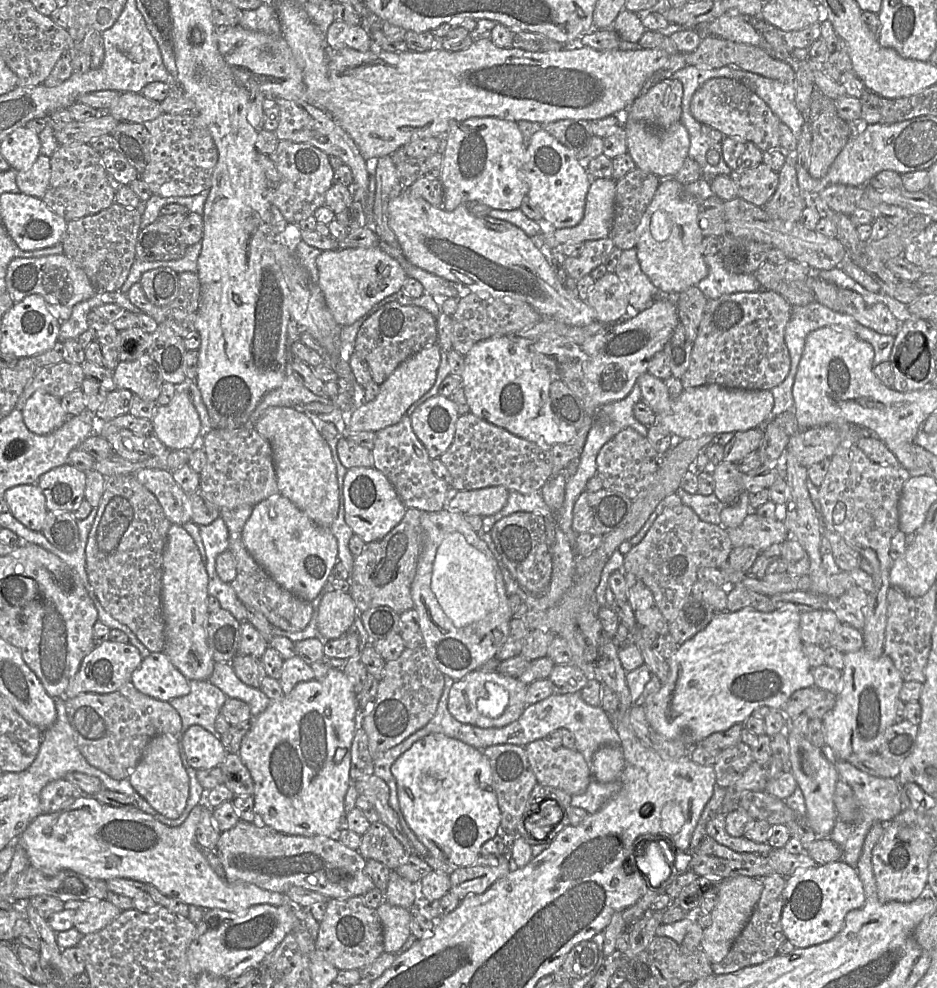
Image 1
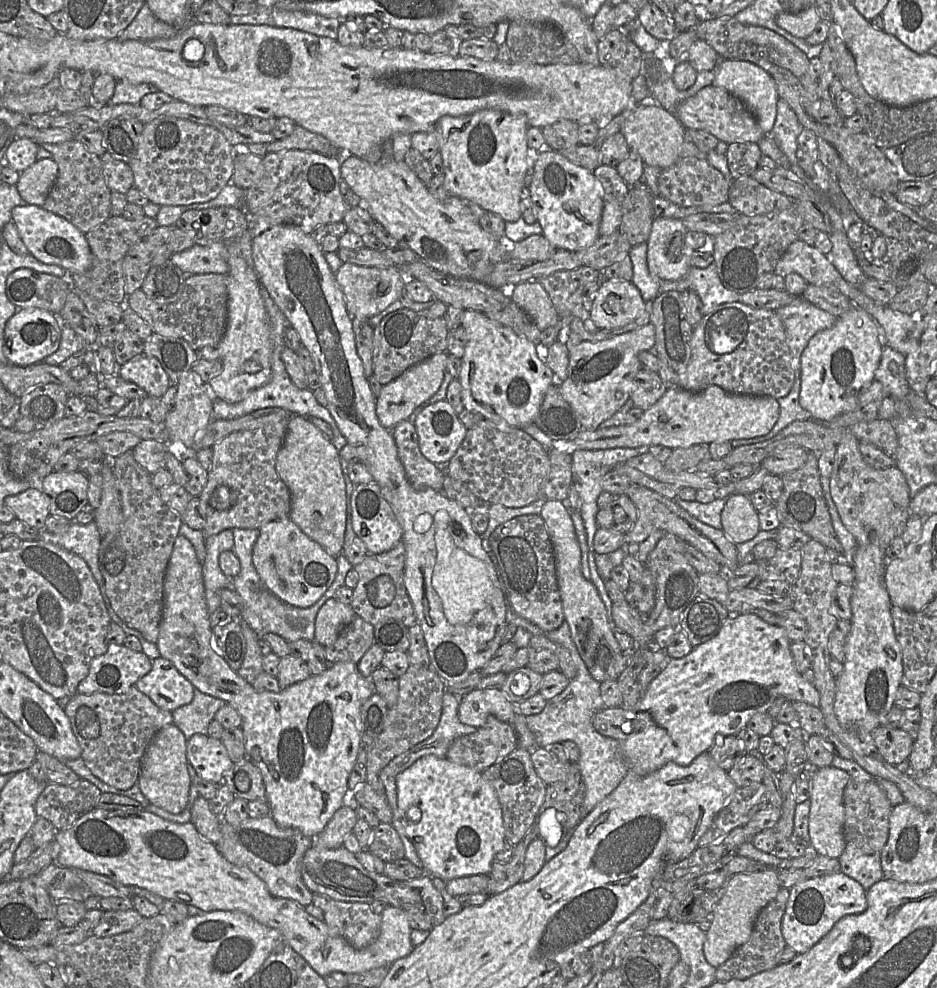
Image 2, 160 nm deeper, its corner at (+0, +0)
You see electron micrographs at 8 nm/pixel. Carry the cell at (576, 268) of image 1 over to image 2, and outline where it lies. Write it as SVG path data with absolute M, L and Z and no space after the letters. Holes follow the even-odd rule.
M588 266L573 270L554 272L538 279L548 293L560 318L578 317L582 321L590 314L583 306L583 291L594 281L598 281L601 272Z

